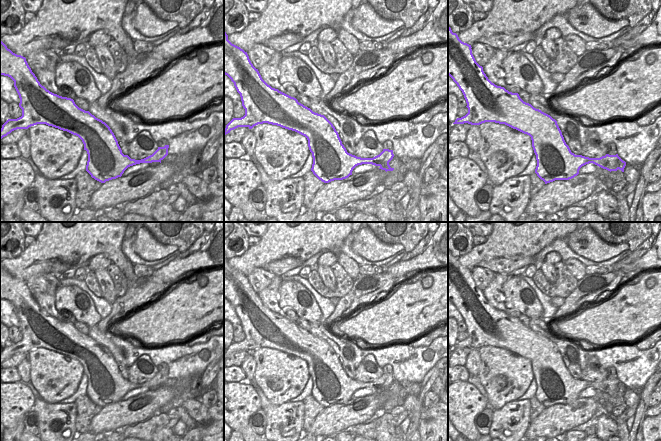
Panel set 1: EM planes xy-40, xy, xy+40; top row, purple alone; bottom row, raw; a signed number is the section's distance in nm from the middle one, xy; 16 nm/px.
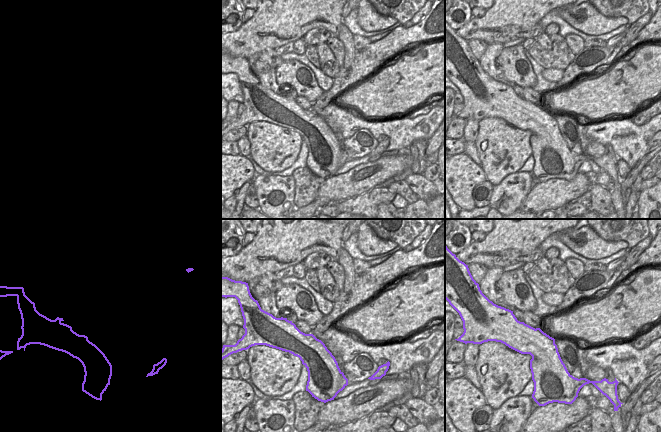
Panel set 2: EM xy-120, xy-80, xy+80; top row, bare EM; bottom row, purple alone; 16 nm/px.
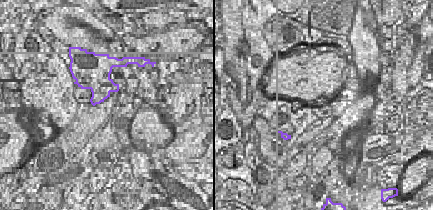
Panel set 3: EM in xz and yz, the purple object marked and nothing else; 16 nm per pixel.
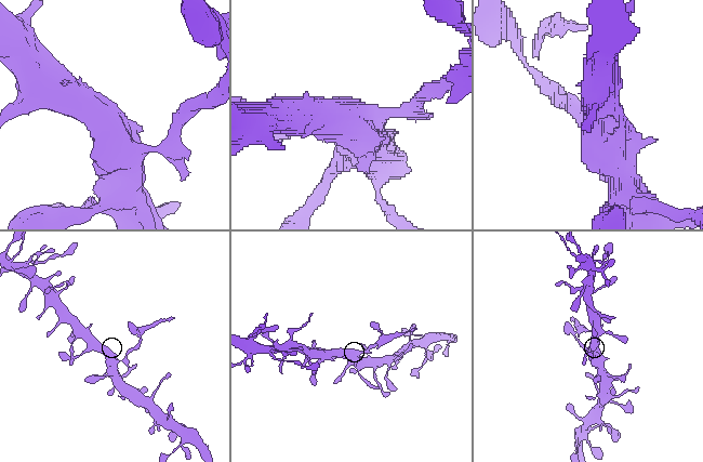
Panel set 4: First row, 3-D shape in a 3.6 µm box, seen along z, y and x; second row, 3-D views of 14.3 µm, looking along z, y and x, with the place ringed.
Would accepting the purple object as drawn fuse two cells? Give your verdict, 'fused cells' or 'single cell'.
fused cells

